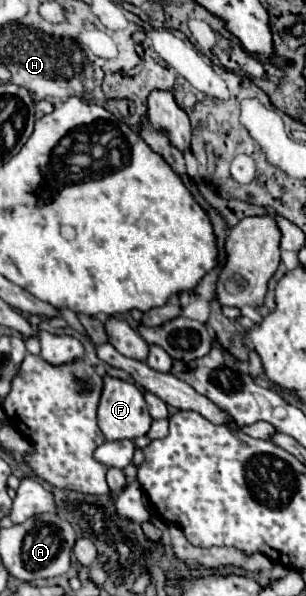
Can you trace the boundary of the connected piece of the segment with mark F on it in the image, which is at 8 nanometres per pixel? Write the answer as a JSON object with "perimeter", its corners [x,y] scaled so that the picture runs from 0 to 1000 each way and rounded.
{"perimeter":[[[340,634],[340,658],[327,668],[327,681],[320,681],[320,715],[340,725],[346,738],[438,738],[471,732],[490,721],[497,711],[497,698],[484,691],[477,671],[464,664],[464,654],[412,638],[392,634]]]}

